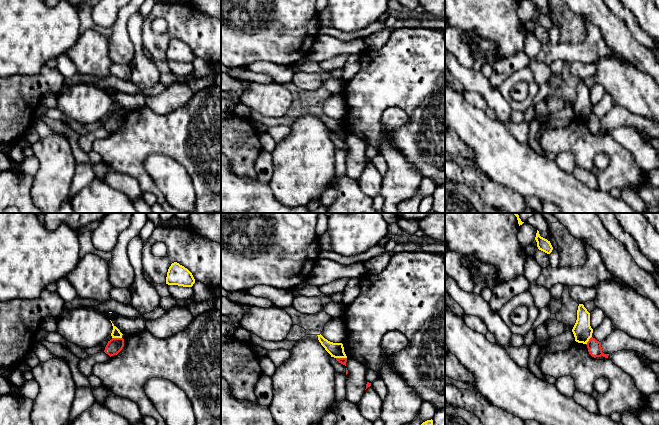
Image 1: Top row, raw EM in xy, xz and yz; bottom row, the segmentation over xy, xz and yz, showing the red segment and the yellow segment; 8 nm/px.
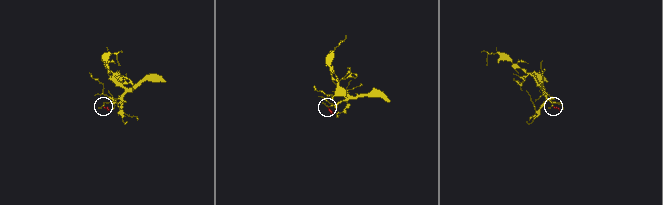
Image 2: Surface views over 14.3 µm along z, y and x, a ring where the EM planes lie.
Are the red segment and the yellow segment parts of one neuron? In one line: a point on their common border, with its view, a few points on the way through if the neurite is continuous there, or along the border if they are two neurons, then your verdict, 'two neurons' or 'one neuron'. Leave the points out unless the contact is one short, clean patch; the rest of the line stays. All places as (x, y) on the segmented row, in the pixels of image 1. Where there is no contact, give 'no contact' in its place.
meets red in xy at (117, 338); border along xy (112, 337), (121, 338); two neurons

